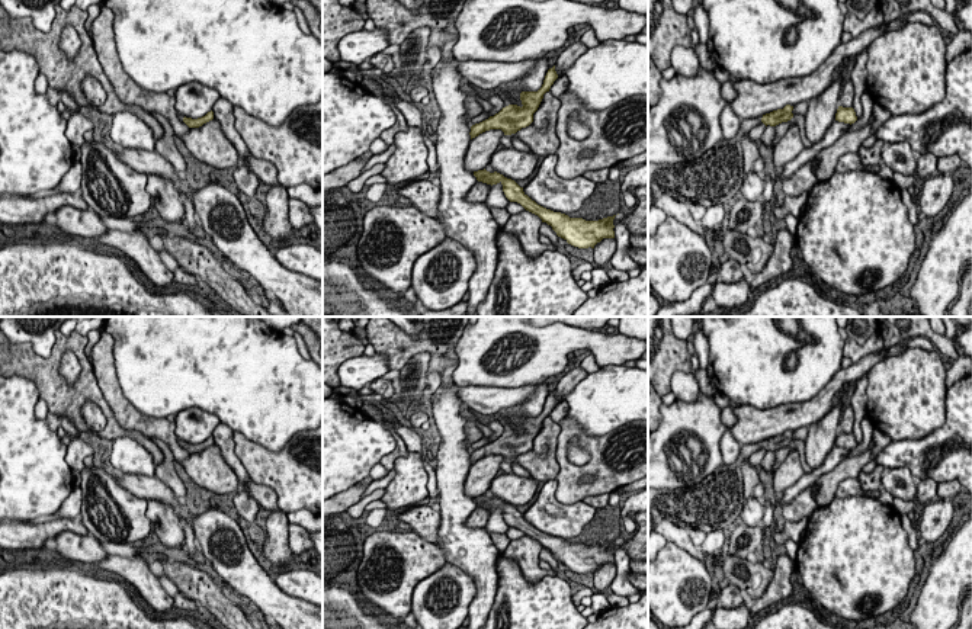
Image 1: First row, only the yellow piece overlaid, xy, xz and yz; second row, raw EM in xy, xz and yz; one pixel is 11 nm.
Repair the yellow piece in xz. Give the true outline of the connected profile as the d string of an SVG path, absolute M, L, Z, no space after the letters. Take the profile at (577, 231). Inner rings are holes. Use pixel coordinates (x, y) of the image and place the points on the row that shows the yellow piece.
M485 169L474 171L478 182L487 184L503 184L503 192L510 202L520 203L526 211L538 215L542 222L552 227L558 237L564 238L568 244L578 248L594 248L603 238L615 238L613 216L607 216L599 221L586 221L583 218L570 218L565 214L554 212L538 205L532 200L514 180L504 177L494 171L490 173Z

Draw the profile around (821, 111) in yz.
M837 71L830 87L808 102L805 135L811 144L821 141L835 121L835 113L840 106L840 90L844 83L841 73Z

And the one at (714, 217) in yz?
M722 203L706 208L705 216L700 219L703 230L715 230L719 227L725 216L725 208Z

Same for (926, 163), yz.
M931 153L921 154L917 158L917 170L915 170L917 174L921 179L928 179L928 177L937 174L937 161L939 161L939 158Z

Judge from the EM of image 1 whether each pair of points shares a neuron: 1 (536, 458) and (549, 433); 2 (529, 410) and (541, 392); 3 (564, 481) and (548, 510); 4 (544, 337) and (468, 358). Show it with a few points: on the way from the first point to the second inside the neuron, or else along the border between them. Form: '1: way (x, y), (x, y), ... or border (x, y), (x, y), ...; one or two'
1: way (542, 452), (547, 439); one
2: way (533, 406), (539, 397); one
3: border (554, 480), (555, 497), (560, 501), (581, 501); two
4: way (538, 360), (520, 376), (491, 378); one

